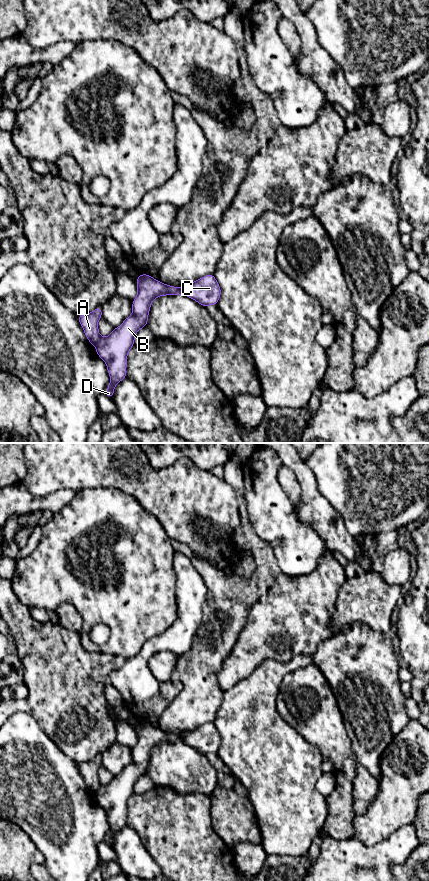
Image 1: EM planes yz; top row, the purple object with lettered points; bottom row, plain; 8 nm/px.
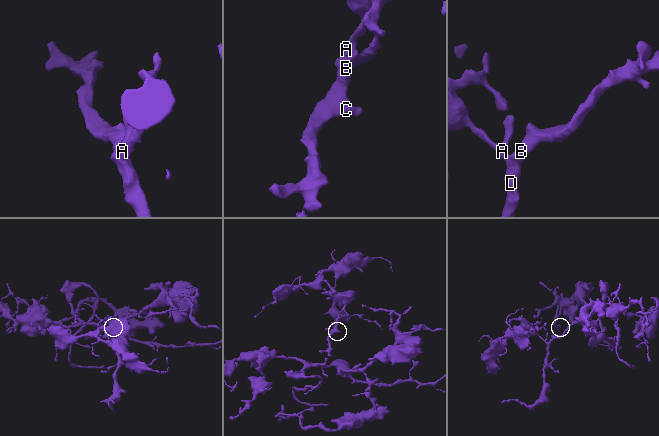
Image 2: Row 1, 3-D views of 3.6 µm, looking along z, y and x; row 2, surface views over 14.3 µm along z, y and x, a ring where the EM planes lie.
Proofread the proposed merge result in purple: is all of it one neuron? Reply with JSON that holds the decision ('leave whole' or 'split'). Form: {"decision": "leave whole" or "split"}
{"decision": "split"}

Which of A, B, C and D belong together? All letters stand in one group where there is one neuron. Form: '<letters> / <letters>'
A / B C D

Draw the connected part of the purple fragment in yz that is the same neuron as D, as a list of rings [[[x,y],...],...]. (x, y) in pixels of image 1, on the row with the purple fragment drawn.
[[[140,274],[136,279],[138,293],[132,301],[132,314],[113,329],[107,337],[100,337],[95,345],[97,355],[107,365],[111,379],[105,395],[113,398],[115,386],[127,377],[127,354],[134,346],[136,333],[147,326],[152,301],[159,296],[181,294],[206,307],[217,305],[221,296],[220,286],[212,275],[205,275],[193,283],[185,283],[181,288],[166,285],[148,274]]]

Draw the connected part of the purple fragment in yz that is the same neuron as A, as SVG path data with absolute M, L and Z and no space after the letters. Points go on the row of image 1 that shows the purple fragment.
M102 307L96 308L94 311L87 315L79 315L77 317L80 322L85 336L92 345L96 345L97 341L100 339L98 321L102 317Z

